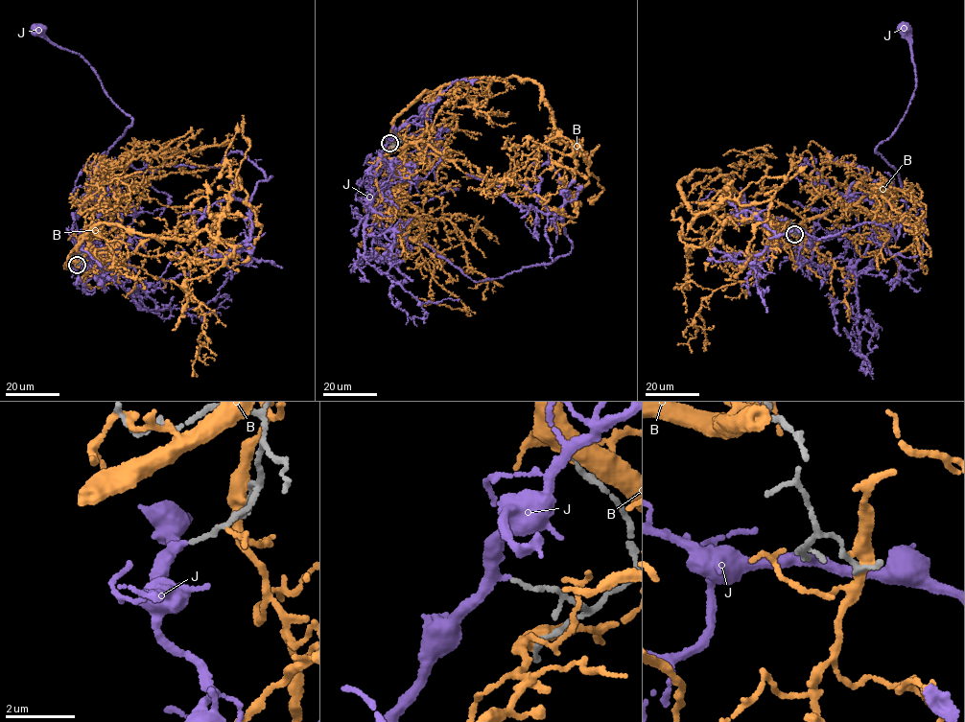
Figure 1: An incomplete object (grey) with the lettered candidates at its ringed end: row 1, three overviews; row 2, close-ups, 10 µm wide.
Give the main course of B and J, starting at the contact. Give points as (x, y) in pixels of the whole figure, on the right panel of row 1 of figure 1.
B: (797, 234), (737, 201), (716, 169), (678, 181), (702, 214), (692, 221), (727, 197), (771, 203), (736, 276)
J: (794, 234), (870, 240), (904, 217), (897, 170), (875, 147), (896, 129), (915, 87), (905, 30)

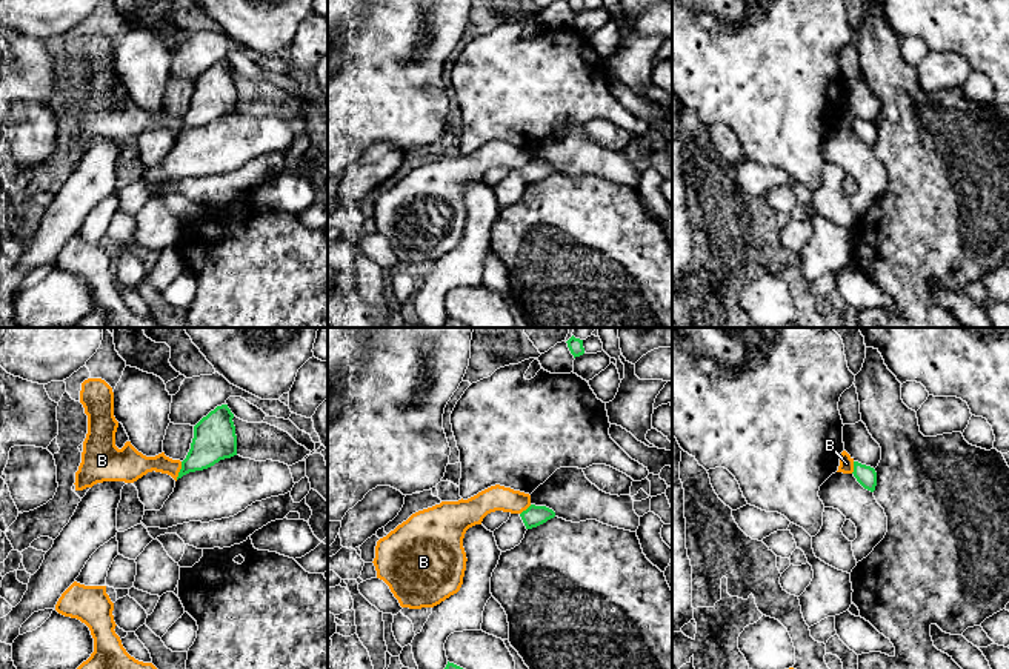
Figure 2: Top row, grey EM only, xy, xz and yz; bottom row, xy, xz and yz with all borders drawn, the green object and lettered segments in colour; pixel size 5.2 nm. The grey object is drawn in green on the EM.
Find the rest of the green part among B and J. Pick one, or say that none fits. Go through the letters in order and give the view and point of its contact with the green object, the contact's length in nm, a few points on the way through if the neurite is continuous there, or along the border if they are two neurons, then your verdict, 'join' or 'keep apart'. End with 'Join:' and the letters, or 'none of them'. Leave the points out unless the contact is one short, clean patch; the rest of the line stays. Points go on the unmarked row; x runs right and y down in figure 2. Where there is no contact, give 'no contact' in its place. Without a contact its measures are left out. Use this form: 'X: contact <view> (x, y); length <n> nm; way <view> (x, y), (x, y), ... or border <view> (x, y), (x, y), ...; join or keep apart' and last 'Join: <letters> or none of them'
B: contact xy (180, 126); length 100 nm; border xy (182, 117), (176, 134); keep apart
J: no contact; join
Join: J

